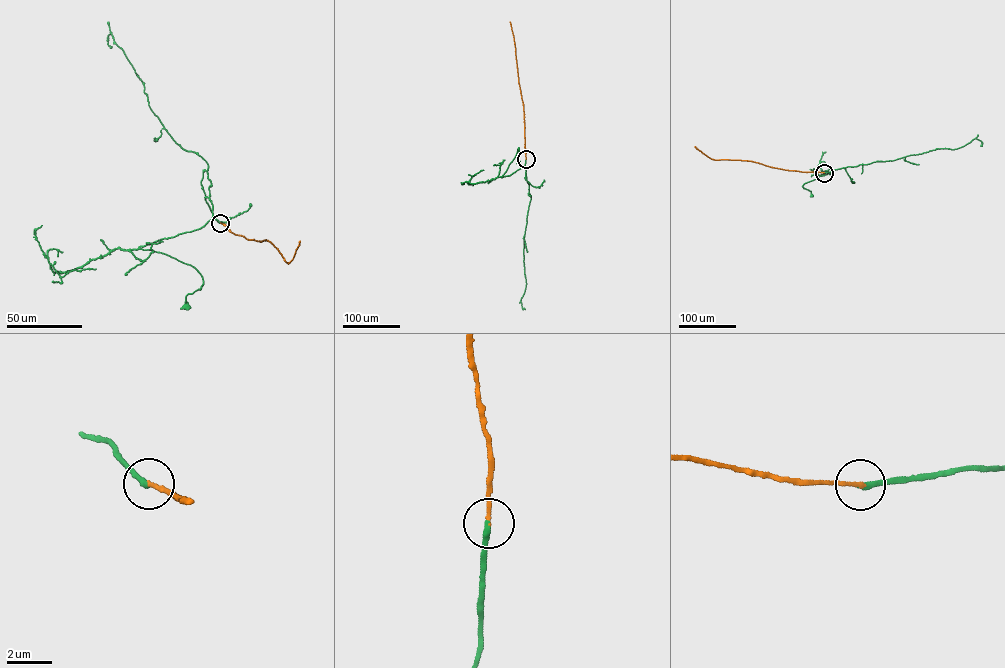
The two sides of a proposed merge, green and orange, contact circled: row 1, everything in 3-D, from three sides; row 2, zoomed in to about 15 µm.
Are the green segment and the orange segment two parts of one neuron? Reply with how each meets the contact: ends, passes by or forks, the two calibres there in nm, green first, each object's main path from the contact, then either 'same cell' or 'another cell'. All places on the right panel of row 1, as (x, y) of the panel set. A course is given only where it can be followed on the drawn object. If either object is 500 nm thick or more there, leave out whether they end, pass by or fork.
green ends | orange ends | 280/180 nm | green via (824, 172), (830, 174), (802, 186), (812, 195) | orange via (824, 172), (786, 170), (749, 161), (713, 159), (694, 146) | same cell

